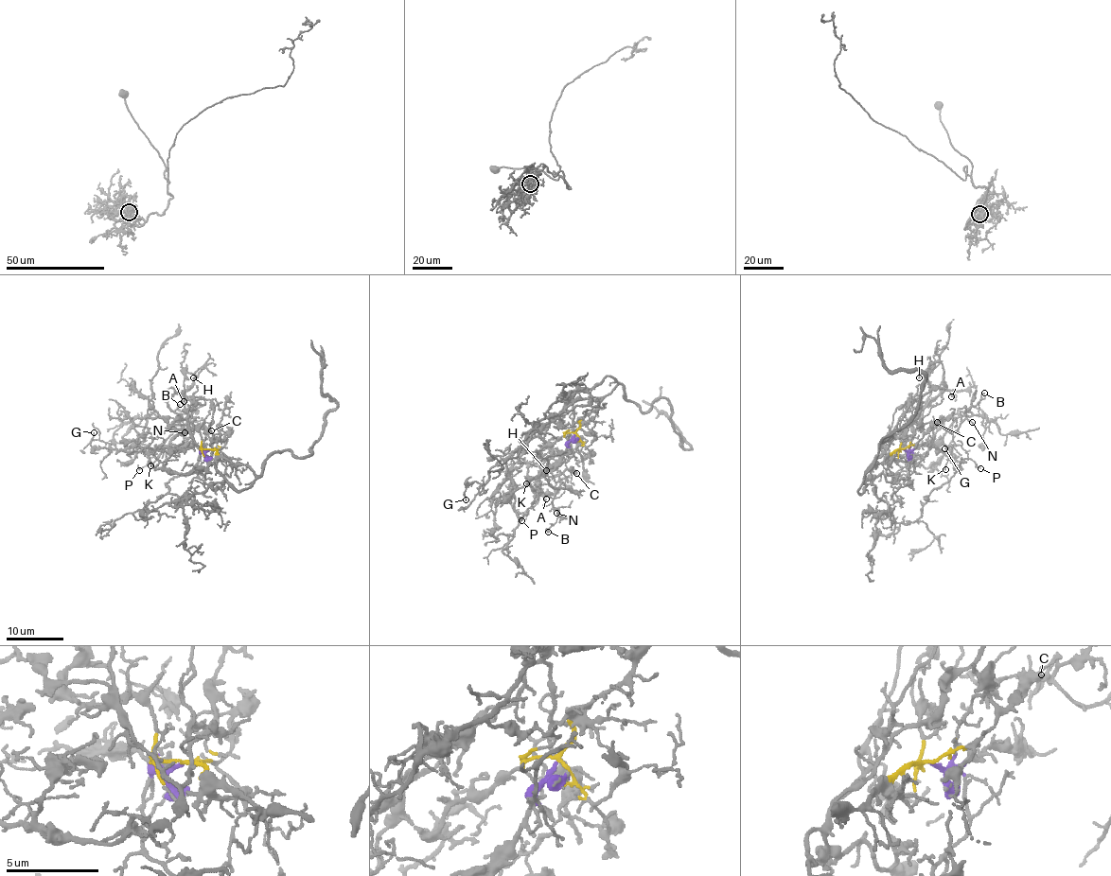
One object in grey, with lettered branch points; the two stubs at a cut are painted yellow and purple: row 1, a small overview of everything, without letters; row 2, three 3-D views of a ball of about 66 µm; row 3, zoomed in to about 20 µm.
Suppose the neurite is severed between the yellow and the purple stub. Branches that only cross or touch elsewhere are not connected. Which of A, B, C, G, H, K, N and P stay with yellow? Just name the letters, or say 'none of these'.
A, G, H

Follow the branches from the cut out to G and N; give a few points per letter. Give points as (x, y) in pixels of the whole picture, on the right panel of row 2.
G: (900, 449), (874, 462), (858, 492), (867, 469), (892, 483), (907, 478), (912, 462), (934, 465), (945, 448)
N: (902, 449), (908, 450), (922, 445), (928, 446), (933, 441), (936, 423), (954, 432), (965, 418), (972, 423)

